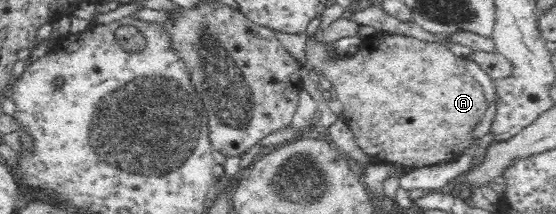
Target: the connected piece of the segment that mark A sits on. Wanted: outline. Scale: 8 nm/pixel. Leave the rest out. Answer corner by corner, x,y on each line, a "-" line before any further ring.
376,34
364,40
355,56
341,57
328,54
328,44
308,37
305,64
313,67
335,88
341,101
343,120
349,125
356,144
374,161
386,161
398,166
415,168
451,163
478,142
469,138
473,128
485,114
488,104
479,82
468,73
468,59
456,56
443,43
423,42
413,36

